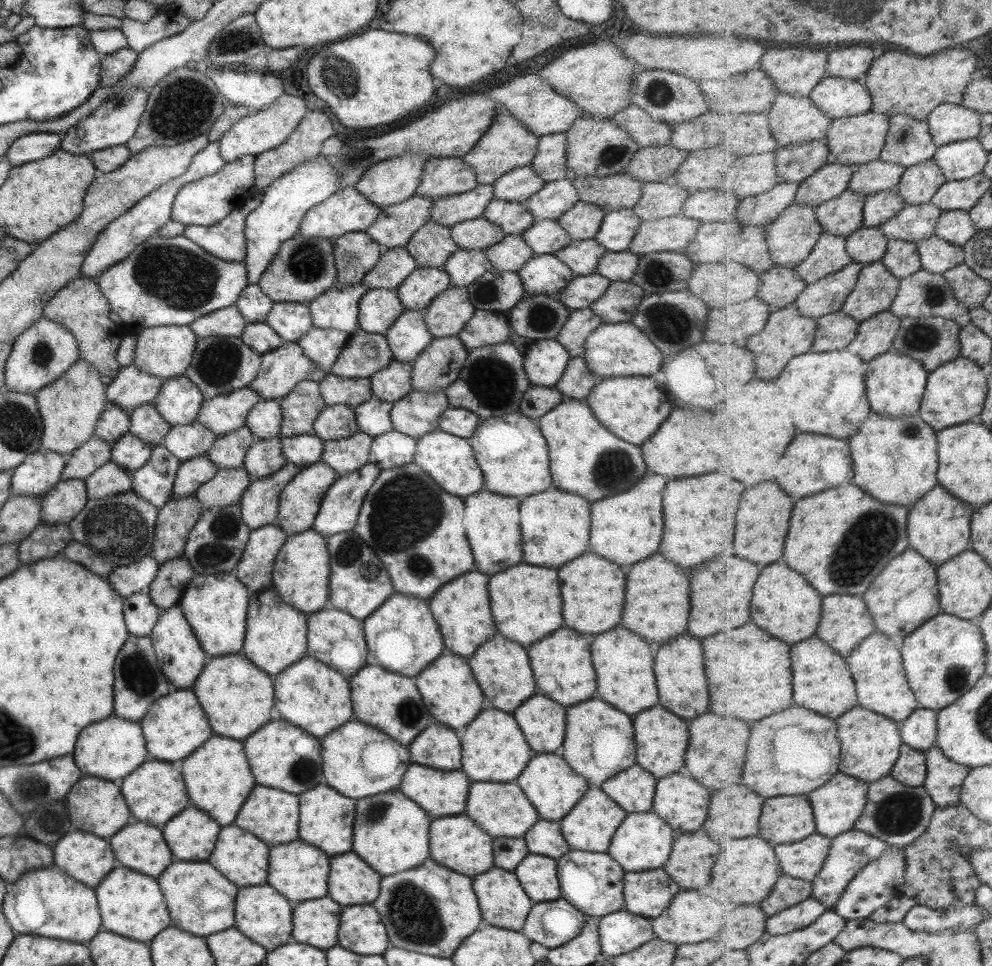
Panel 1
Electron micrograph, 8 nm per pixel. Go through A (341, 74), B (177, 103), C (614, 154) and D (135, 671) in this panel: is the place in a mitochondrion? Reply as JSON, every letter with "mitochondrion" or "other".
{"A":"mitochondrion","B":"mitochondrion","C":"mitochondrion","D":"mitochondrion"}

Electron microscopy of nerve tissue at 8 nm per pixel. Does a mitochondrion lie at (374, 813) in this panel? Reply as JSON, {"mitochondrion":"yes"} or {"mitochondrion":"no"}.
{"mitochondrion":"yes"}

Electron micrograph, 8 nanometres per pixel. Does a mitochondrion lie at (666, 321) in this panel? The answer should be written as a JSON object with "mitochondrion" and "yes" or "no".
{"mitochondrion":"yes"}

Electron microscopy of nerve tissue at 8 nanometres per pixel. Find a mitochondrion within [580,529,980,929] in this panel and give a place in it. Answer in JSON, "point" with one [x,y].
{"point":[897,813]}

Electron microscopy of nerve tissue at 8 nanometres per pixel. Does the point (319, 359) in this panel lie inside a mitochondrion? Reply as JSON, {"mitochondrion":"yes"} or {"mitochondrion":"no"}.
{"mitochondrion":"no"}

